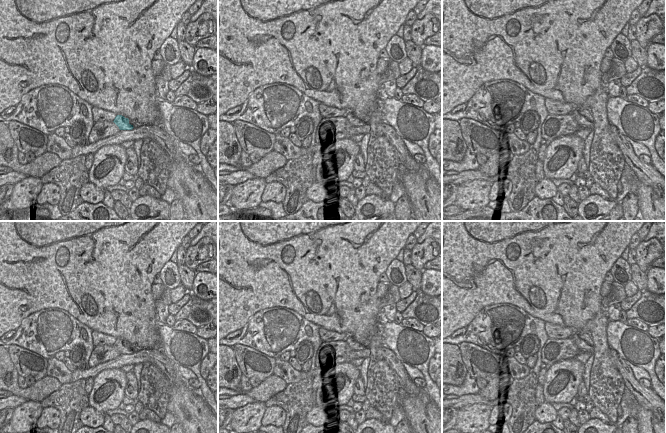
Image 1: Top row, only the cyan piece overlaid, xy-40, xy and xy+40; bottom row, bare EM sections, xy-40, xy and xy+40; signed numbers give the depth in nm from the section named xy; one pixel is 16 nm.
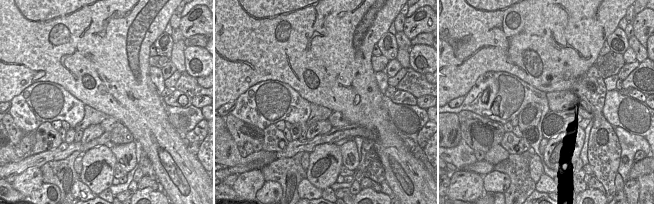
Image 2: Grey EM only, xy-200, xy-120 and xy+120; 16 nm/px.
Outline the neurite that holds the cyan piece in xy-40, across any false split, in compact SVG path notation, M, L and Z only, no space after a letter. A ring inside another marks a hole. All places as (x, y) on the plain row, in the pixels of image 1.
M117 339L113 345L120 354L132 354L134 351L129 347L129 343L122 339Z

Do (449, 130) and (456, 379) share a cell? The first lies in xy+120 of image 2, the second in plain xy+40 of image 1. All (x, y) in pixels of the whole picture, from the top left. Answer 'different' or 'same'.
same

